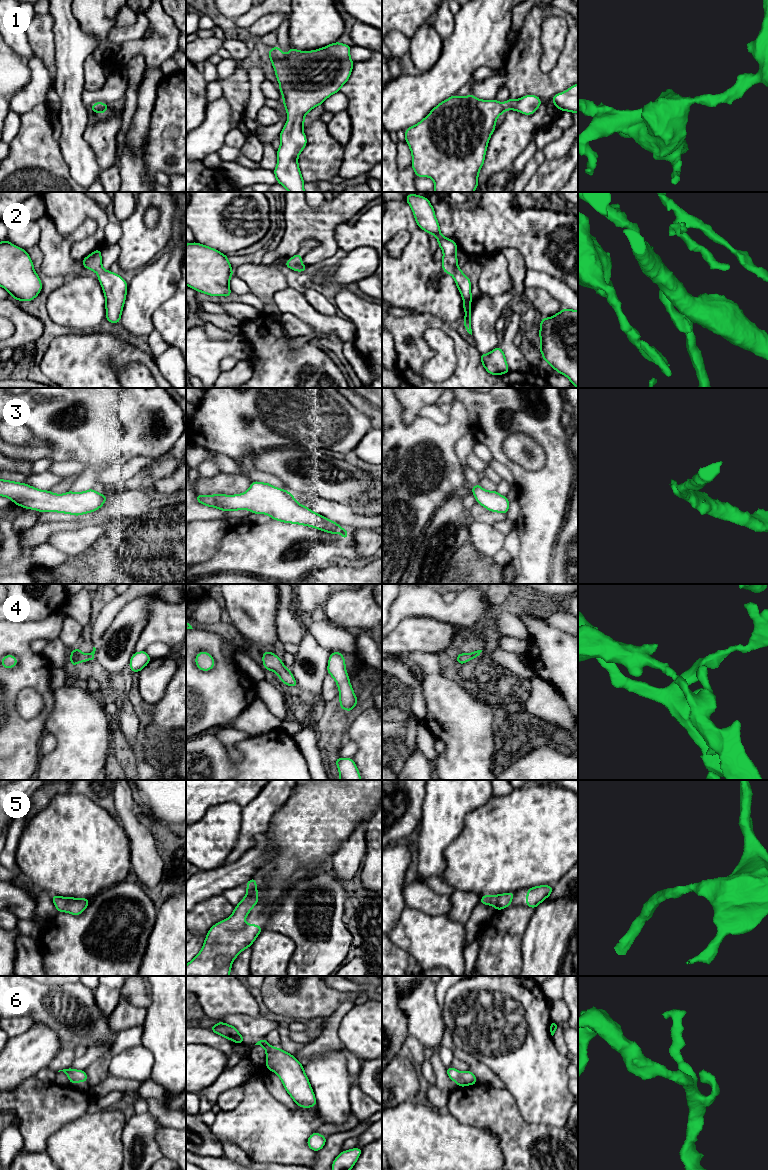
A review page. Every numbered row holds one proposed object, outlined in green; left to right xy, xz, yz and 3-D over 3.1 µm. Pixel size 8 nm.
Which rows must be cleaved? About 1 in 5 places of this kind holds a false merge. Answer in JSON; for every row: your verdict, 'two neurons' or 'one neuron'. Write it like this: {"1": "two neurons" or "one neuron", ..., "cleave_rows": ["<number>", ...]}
{"1": "one neuron", "2": "one neuron", "3": "one neuron", "4": "one neuron", "5": "one neuron", "6": "one neuron", "cleave_rows": []}

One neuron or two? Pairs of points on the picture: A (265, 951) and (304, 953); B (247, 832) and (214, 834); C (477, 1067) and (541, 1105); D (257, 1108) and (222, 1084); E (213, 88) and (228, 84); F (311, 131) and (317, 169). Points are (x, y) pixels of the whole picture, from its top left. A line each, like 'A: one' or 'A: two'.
A: two
B: two
C: two
D: two
E: two
F: one

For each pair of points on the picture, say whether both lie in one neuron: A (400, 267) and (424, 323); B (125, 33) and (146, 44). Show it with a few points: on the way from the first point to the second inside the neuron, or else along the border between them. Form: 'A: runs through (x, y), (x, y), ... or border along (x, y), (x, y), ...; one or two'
A: border along (414, 312), (435, 315), (442, 321); two
B: border along (144, 36), (125, 41), (121, 45); two

